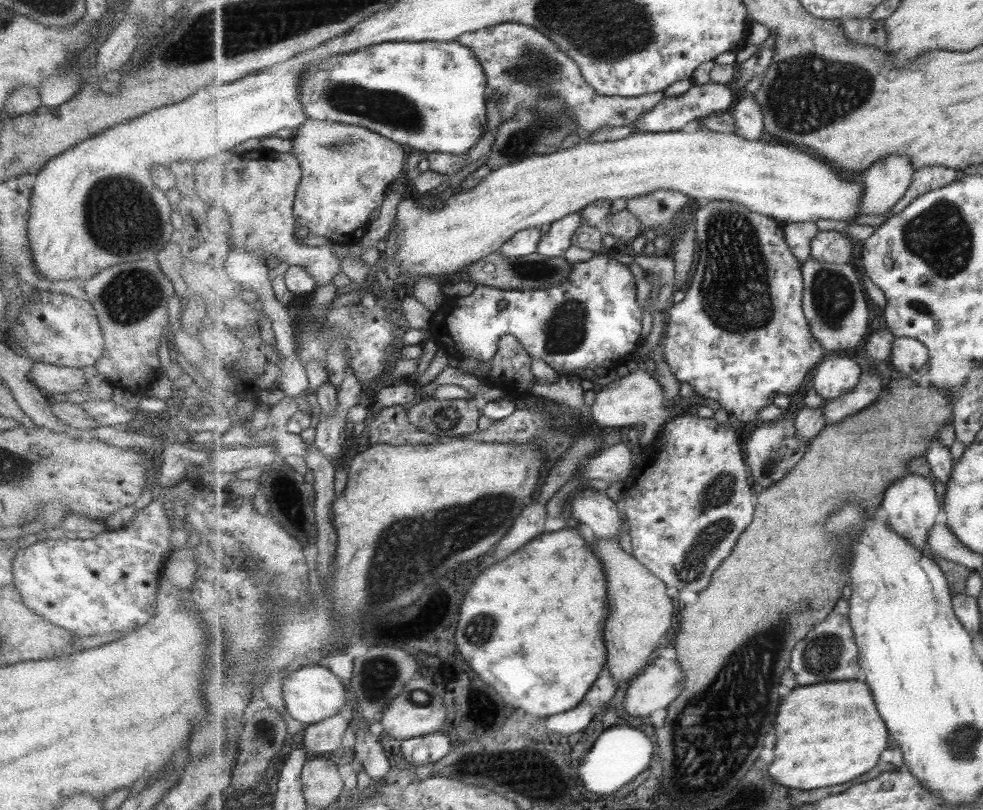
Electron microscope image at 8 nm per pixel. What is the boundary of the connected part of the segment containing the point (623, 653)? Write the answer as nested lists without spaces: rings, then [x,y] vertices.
[[[597,538],[595,550],[599,552],[599,558],[603,560],[605,568],[607,568],[607,578],[609,578],[609,602],[611,602],[611,614],[613,618],[609,618],[607,622],[607,646],[609,651],[608,664],[606,669],[613,675],[615,682],[621,680],[630,681],[640,674],[647,665],[651,663],[659,649],[659,642],[663,636],[671,630],[673,626],[673,616],[676,615],[676,599],[669,597],[667,585],[664,579],[657,578],[652,570],[649,570],[644,563],[639,562],[633,554],[623,550],[619,540],[611,540],[610,538]]]

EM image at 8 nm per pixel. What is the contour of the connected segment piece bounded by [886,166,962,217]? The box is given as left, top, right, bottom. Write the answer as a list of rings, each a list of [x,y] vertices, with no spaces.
[[[925,166],[916,170],[912,185],[905,192],[905,196],[889,210],[888,215],[895,216],[907,208],[916,198],[955,182],[962,172],[948,166]]]

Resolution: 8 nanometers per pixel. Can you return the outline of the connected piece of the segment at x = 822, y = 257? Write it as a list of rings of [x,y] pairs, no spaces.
[[[835,230],[820,231],[813,238],[811,249],[811,257],[819,262],[833,264],[853,262],[853,244],[850,238]]]

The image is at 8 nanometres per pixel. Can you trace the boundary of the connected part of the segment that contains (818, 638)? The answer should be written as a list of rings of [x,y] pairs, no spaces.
[[[833,612],[813,628],[792,652],[790,668],[796,672],[799,687],[824,682],[866,680],[860,665],[860,647],[856,643],[849,617]]]

